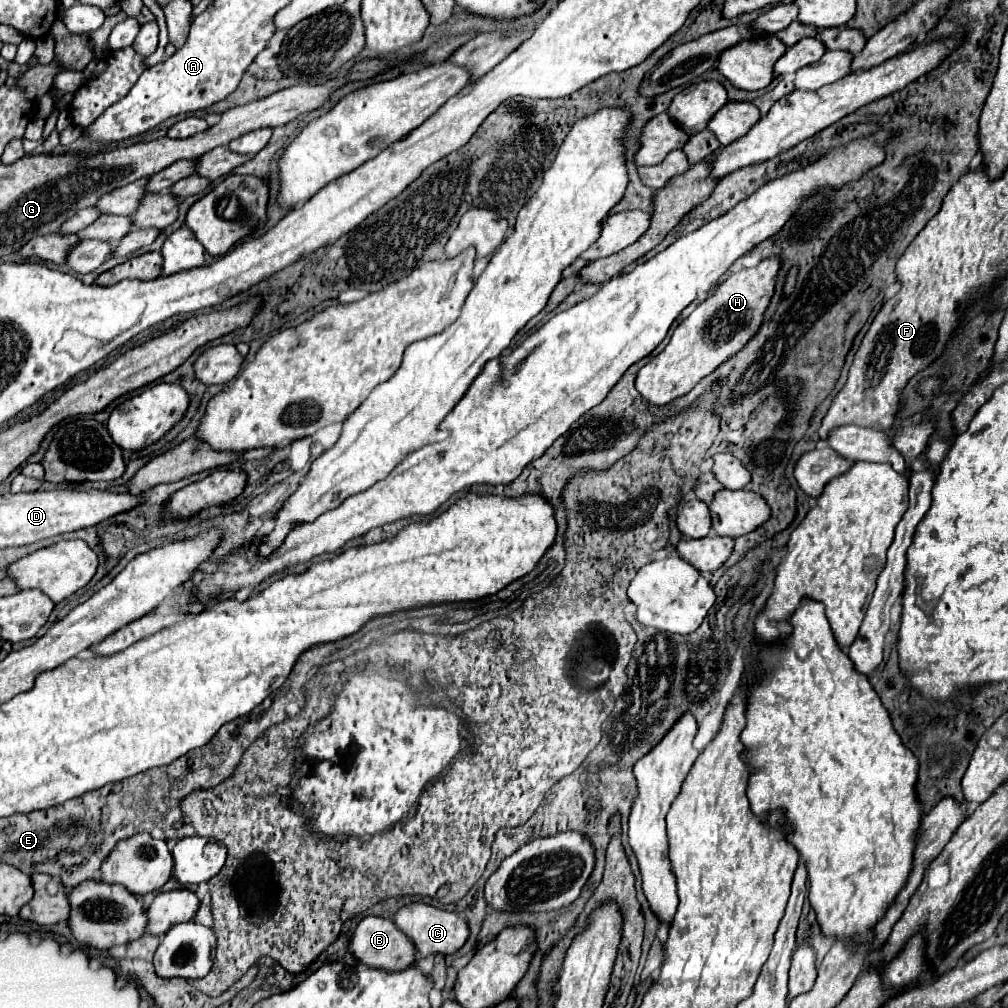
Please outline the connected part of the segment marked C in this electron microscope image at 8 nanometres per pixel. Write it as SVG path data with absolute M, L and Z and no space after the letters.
M411 902L407 906L401 906L395 912L393 922L413 942L417 956L423 956L423 958L429 954L453 954L465 944L465 940L469 936L467 922L459 914L439 910L439 908L435 908L431 904L423 904L423 902Z

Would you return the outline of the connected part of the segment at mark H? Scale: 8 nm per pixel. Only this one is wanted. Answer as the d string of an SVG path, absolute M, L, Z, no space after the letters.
M771 256L753 268L743 268L725 280L717 292L695 308L685 320L681 320L665 350L639 370L635 386L641 396L655 406L663 406L677 396L687 394L703 376L711 374L721 362L739 352L761 324L763 312L773 296L779 266L779 258Z

